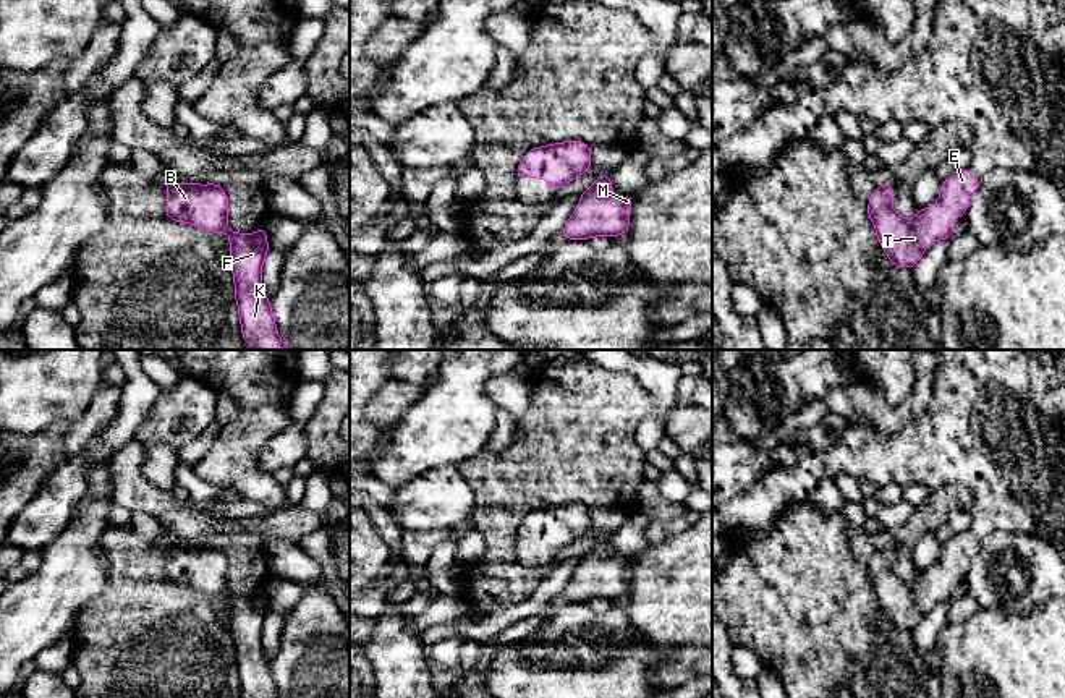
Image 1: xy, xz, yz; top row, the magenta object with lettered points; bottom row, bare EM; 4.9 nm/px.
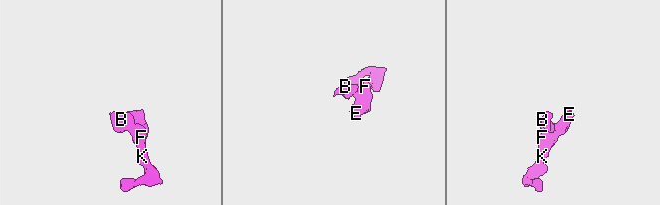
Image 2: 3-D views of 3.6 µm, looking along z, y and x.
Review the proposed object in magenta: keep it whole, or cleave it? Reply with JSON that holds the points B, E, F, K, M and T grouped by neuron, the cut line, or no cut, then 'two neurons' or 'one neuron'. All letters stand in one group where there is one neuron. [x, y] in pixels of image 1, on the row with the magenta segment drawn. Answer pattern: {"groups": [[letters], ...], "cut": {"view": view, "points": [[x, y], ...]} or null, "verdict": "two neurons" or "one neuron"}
{"groups": [["B", "E", "F", "K", "M", "T"]], "cut": null, "verdict": "one neuron"}

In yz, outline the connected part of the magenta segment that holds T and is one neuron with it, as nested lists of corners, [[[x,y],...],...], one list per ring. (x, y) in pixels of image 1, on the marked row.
[[[968,168],[953,172],[942,181],[940,196],[932,207],[918,209],[910,222],[892,209],[895,198],[892,186],[889,183],[879,185],[869,199],[868,214],[890,262],[897,267],[913,269],[931,240],[950,240],[955,225],[953,207],[958,207],[958,220],[961,220],[966,214],[970,196],[978,188],[979,181]]]

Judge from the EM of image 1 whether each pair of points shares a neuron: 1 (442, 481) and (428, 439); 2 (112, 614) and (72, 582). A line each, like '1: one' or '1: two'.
1: two
2: two

